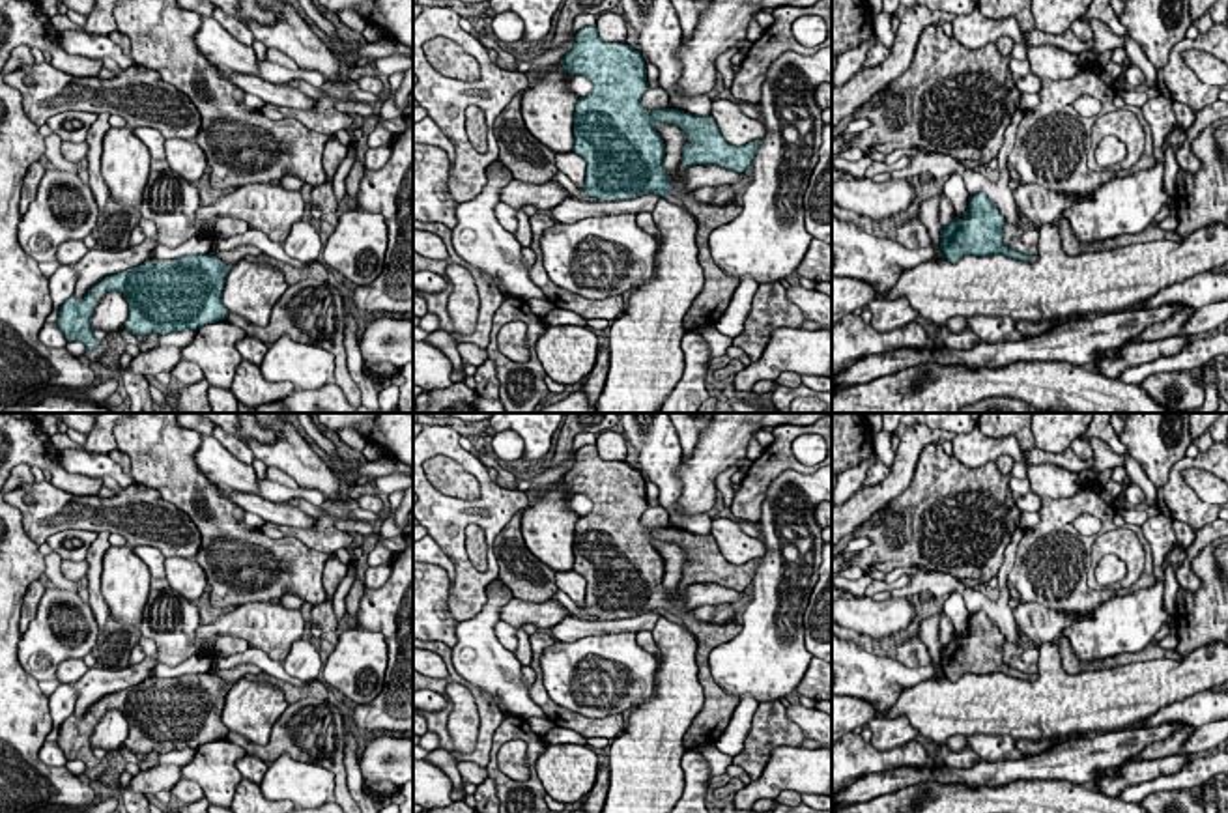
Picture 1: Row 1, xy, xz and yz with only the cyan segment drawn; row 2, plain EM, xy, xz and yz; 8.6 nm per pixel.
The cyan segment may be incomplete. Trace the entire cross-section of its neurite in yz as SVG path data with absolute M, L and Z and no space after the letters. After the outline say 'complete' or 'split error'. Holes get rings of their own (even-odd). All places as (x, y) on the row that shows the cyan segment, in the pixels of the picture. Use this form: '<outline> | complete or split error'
M979 193L968 198L966 217L955 217L940 230L940 249L948 262L959 262L963 256L1004 254L1013 260L1034 262L1034 256L1013 250L1004 243L1006 219L996 206Z | complete

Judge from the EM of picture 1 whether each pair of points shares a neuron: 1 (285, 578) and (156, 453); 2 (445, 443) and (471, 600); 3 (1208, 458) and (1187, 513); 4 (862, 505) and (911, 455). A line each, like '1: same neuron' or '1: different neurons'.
1: same neuron
2: same neuron
3: same neuron
4: same neuron

